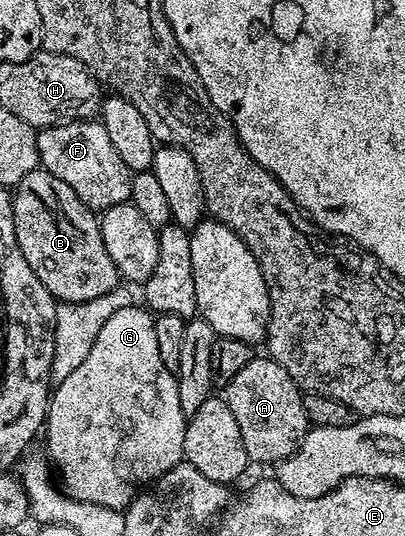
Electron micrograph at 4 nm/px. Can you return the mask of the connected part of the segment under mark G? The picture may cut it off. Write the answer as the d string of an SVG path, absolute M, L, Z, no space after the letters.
M140 304L115 310L110 320L102 324L102 332L98 332L86 360L66 380L55 383L51 391L46 419L47 457L69 498L123 511L142 488L170 472L183 459L186 419L182 404L178 404L175 373L158 356L155 323L153 311Z

